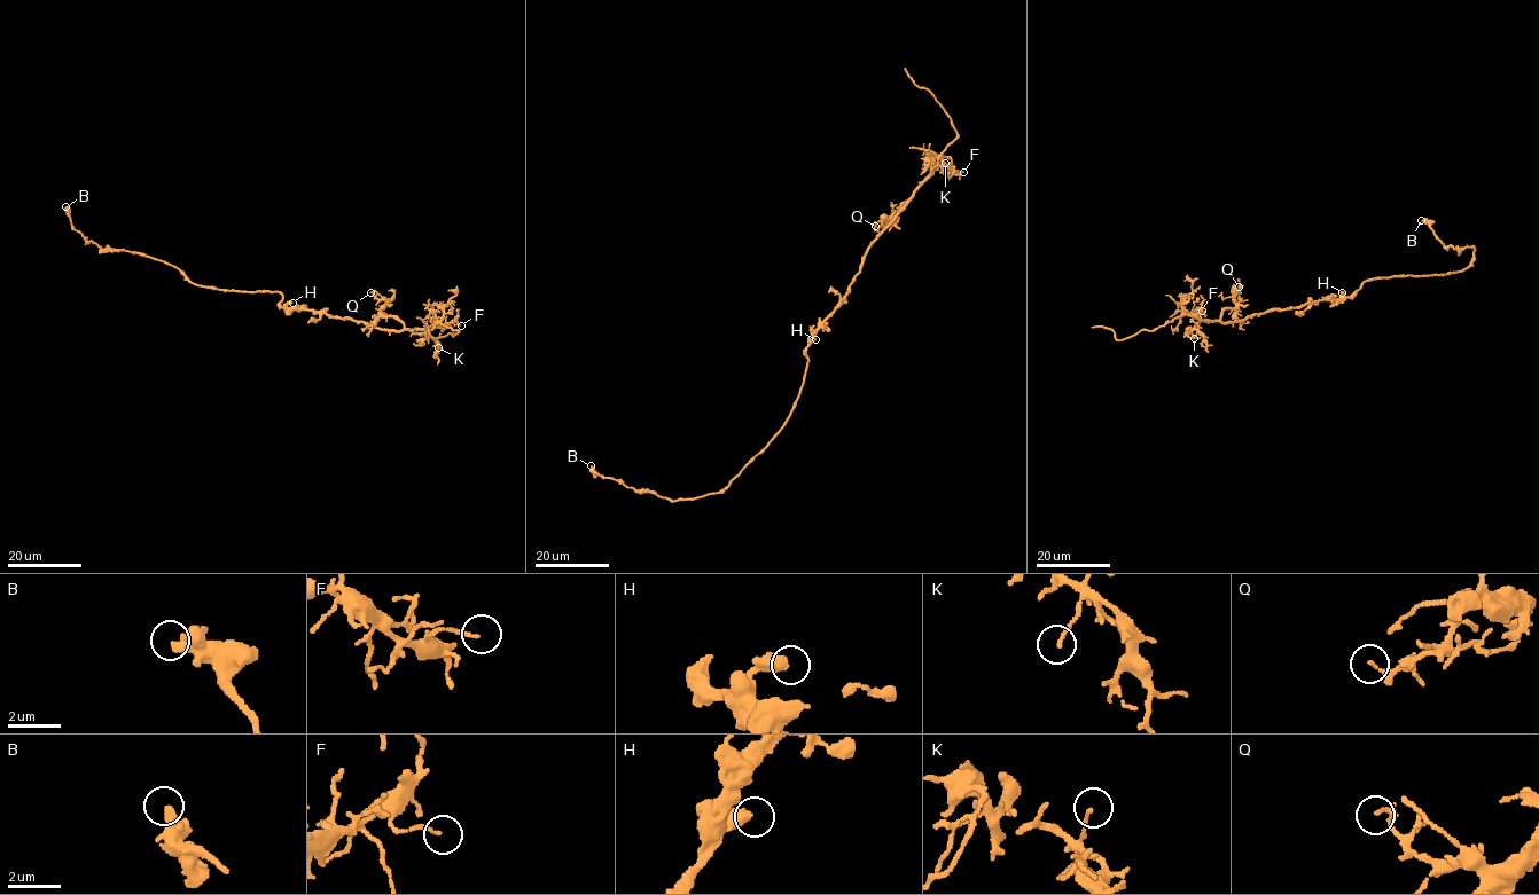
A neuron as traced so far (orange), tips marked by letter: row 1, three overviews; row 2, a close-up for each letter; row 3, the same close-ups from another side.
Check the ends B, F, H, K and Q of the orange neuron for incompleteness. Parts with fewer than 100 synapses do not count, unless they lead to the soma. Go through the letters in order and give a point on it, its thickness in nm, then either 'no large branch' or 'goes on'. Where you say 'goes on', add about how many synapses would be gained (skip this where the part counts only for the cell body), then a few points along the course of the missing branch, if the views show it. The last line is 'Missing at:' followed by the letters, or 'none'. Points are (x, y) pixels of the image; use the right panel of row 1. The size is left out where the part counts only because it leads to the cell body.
B: (1421, 220) | 360 nm | no large branch
F: (1202, 311) | 120 nm | no large branch
H: (1342, 292) | 480 nm | no large branch
K: (1194, 338) | 130 nm | no large branch
Q: (1239, 287) | 190 nm | no large branch
Missing at: none

